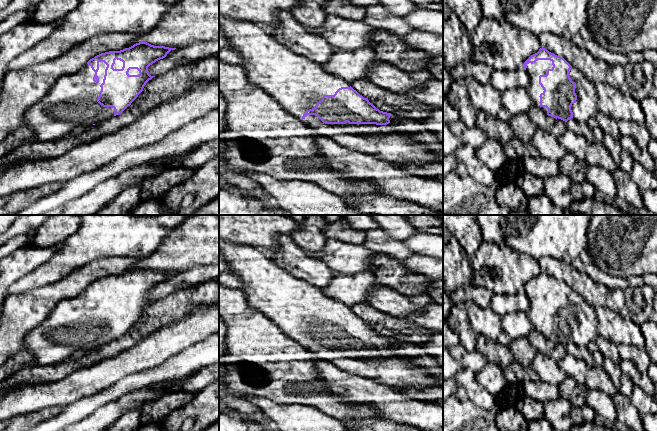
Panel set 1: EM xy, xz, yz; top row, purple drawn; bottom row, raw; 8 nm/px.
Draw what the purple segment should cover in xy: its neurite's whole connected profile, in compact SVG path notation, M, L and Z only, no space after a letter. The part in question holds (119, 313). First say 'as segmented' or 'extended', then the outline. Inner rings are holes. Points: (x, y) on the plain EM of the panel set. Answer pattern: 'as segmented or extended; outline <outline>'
extended; outline M139 266L120 275L109 275L95 280L79 296L60 301L42 324L28 332L24 339L24 350L31 353L34 366L46 366L58 364L77 354L121 338L143 315L146 307L155 301L149 298L148 291L175 273Z

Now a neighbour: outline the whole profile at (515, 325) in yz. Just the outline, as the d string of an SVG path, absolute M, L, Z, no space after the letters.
M527 312L508 313L502 317L502 329L496 341L503 346L510 347L513 341L528 337L533 328Z

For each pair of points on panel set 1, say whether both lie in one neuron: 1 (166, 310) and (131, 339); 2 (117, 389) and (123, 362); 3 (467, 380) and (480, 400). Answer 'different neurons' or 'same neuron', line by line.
1: same neuron
2: different neurons
3: same neuron

